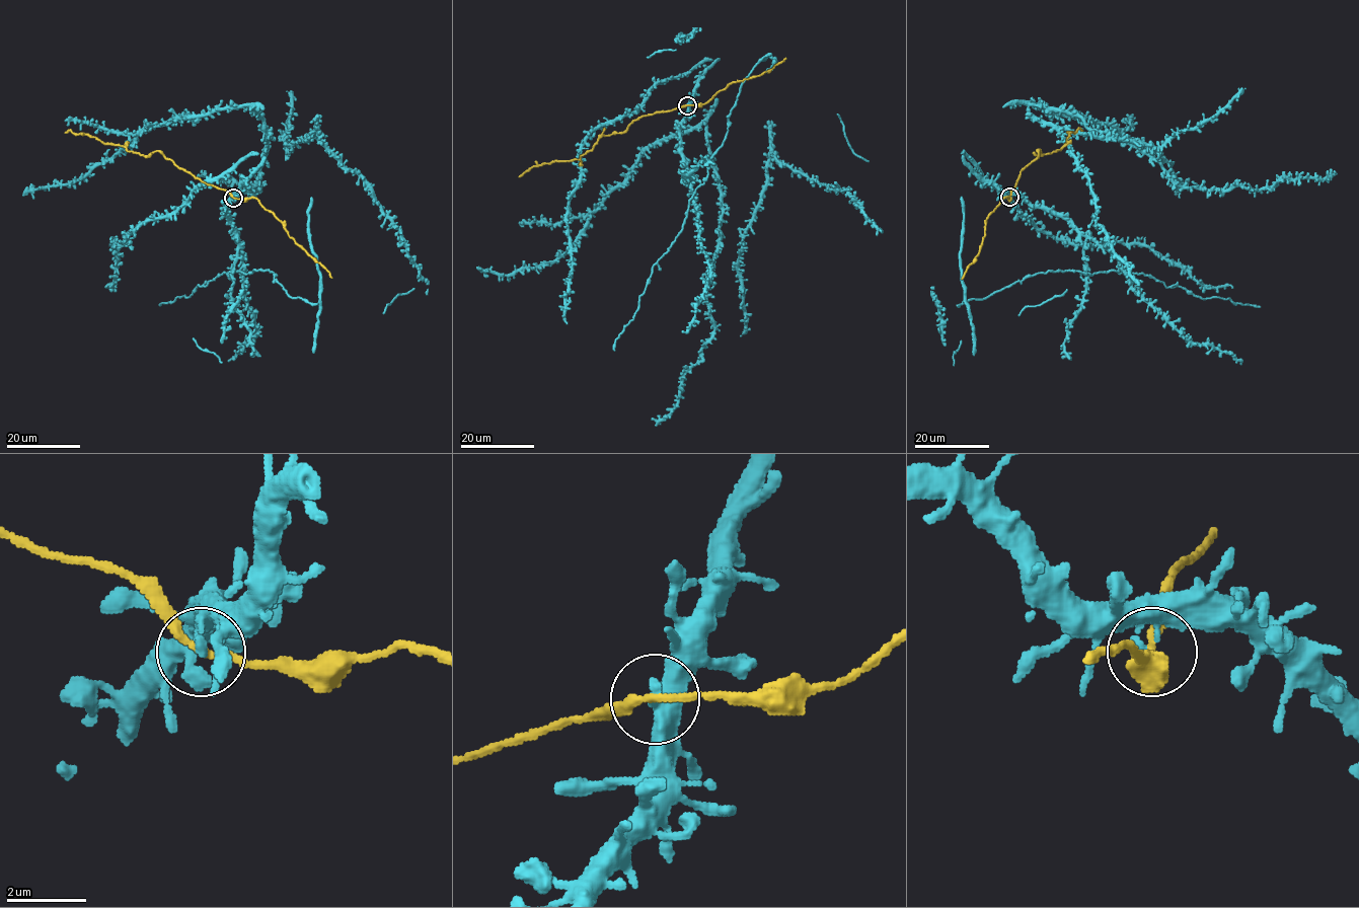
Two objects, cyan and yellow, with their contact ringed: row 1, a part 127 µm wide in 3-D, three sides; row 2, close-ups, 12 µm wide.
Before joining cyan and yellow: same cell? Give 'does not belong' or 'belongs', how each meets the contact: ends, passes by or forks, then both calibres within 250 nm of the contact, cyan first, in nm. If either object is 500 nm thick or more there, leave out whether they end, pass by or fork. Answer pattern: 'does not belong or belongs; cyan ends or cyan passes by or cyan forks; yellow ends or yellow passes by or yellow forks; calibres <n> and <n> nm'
belongs; cyan ends; yellow passes by; calibres 190 and 200 nm

